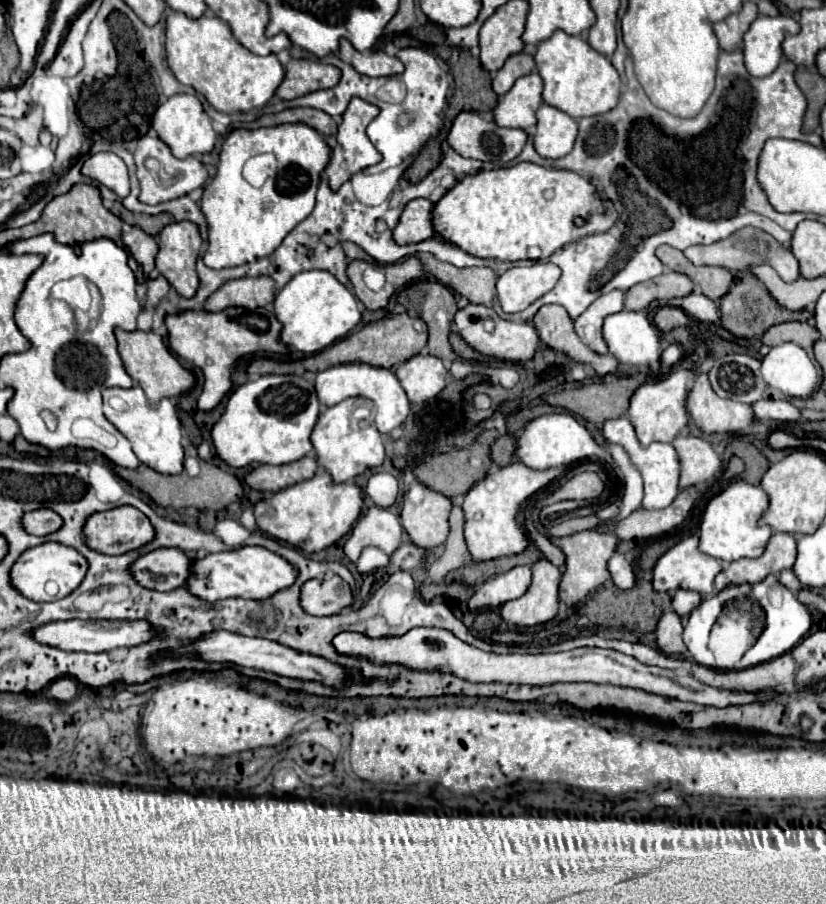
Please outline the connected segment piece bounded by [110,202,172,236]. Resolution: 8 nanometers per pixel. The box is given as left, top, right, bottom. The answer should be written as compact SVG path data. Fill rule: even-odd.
M114 202L114 206L110 208L112 214L116 214L120 220L124 220L130 226L138 226L142 228L146 234L156 236L166 224L172 222L170 214L156 214L156 216L148 216L148 214L132 214L128 212L120 202Z

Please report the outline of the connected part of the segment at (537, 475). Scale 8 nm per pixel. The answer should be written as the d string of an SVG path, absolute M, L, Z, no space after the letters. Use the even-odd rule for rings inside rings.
M522 462L508 464L500 470L490 472L484 480L474 484L462 502L464 510L464 540L468 552L476 562L494 560L502 556L512 556L522 552L528 546L528 538L516 522L516 514L520 504L530 498L534 492L544 488L548 482L558 478L566 468L550 468L550 470L530 470Z

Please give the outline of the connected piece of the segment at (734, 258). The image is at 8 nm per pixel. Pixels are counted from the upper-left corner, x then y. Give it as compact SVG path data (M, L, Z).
M746 226L746 228L730 234L728 238L712 242L712 244L688 246L684 250L684 254L696 266L722 266L722 268L728 268L732 272L736 272L736 270L750 270L752 266L758 266L758 264L768 264L788 284L794 282L800 276L798 260L794 258L794 254L788 248L784 248L778 240L774 240L770 234L766 234L764 230L758 230L758 228L752 228L752 226Z

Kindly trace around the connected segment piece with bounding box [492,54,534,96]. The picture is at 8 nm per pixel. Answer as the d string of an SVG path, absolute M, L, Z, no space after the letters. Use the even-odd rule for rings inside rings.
M514 54L506 60L506 64L496 72L492 80L492 88L498 96L506 94L520 76L526 76L534 70L534 58L528 54Z

